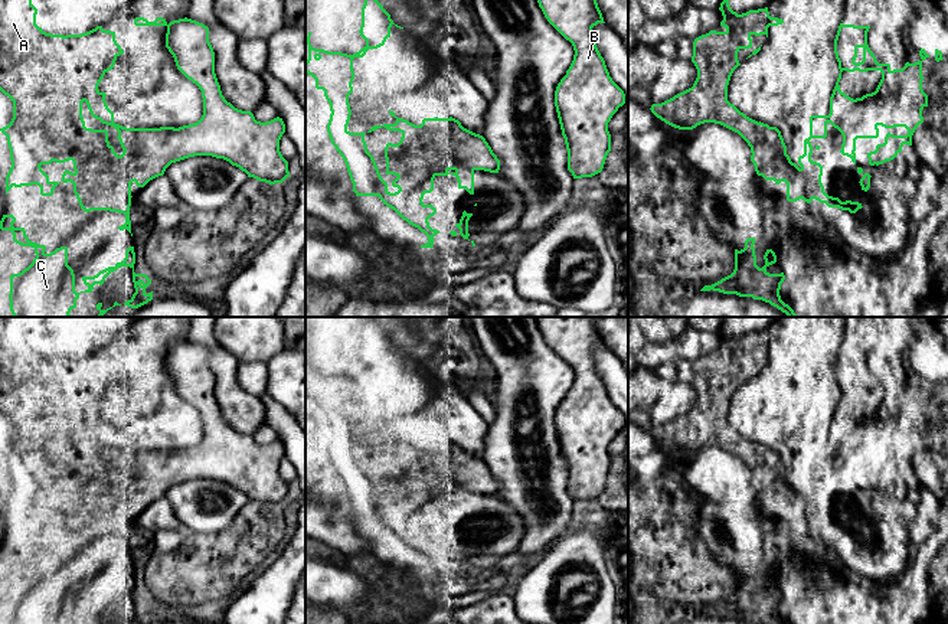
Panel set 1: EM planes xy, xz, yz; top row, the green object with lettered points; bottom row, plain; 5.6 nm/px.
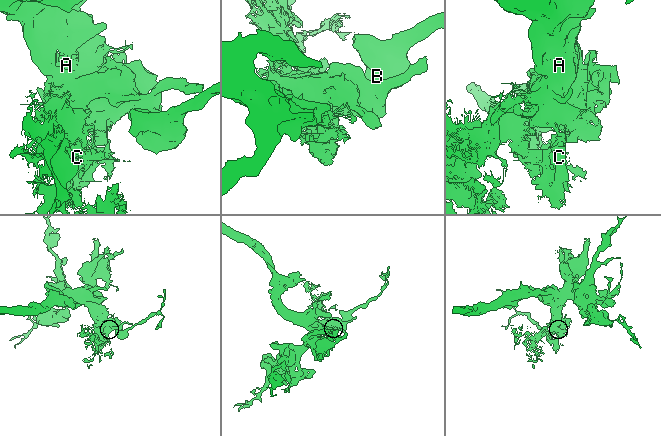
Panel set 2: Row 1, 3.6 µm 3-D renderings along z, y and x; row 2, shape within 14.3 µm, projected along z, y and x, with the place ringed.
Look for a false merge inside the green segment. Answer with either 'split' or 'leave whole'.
leave whole

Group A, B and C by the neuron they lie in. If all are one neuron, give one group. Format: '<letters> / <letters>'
A B C

